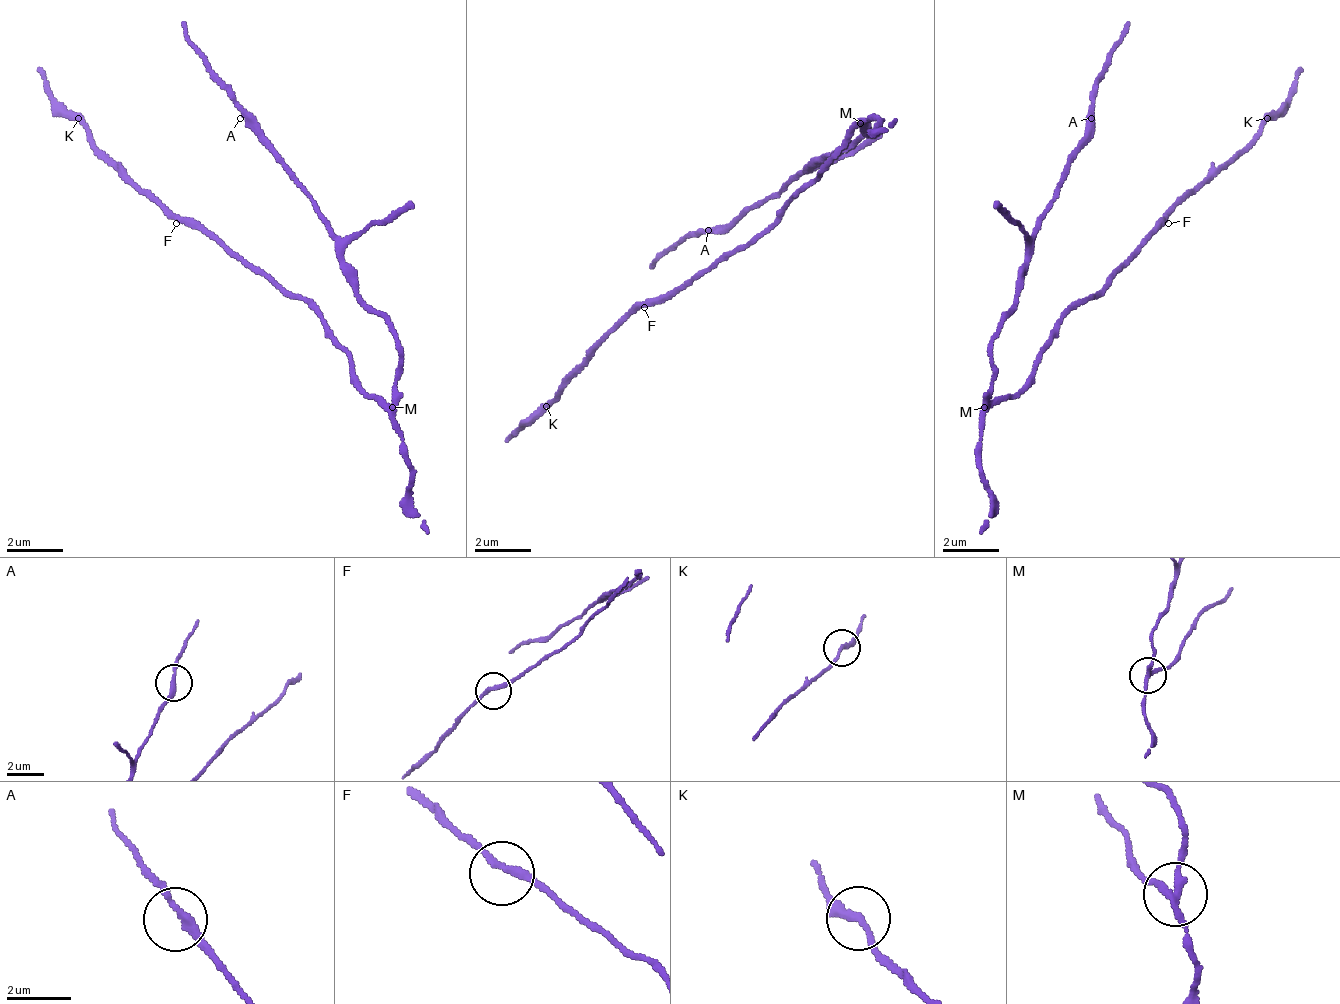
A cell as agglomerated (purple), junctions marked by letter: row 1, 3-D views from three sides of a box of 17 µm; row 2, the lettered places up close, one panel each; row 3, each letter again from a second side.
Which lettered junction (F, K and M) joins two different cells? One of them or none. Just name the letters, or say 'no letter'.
M

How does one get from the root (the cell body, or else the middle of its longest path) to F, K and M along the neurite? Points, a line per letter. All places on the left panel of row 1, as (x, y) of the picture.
F: (352, 377), (352, 356), (303, 300), (240, 265), (211, 237), (176, 223)
K: (352, 377), (352, 356), (303, 300), (240, 265), (211, 237), (176, 223), (78, 118)
M: (352, 377), (366, 391), (387, 398), (394, 406)

